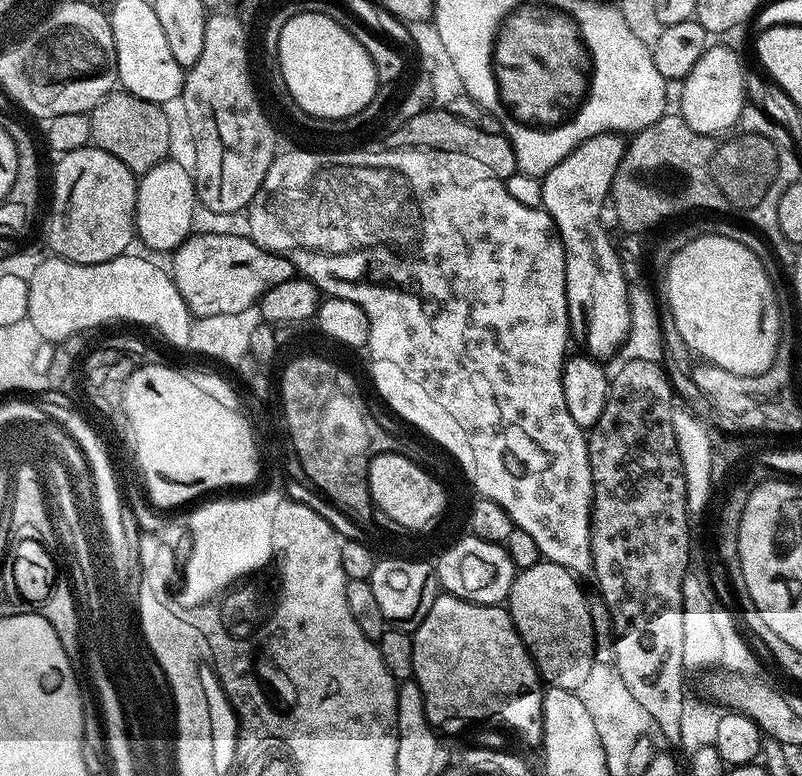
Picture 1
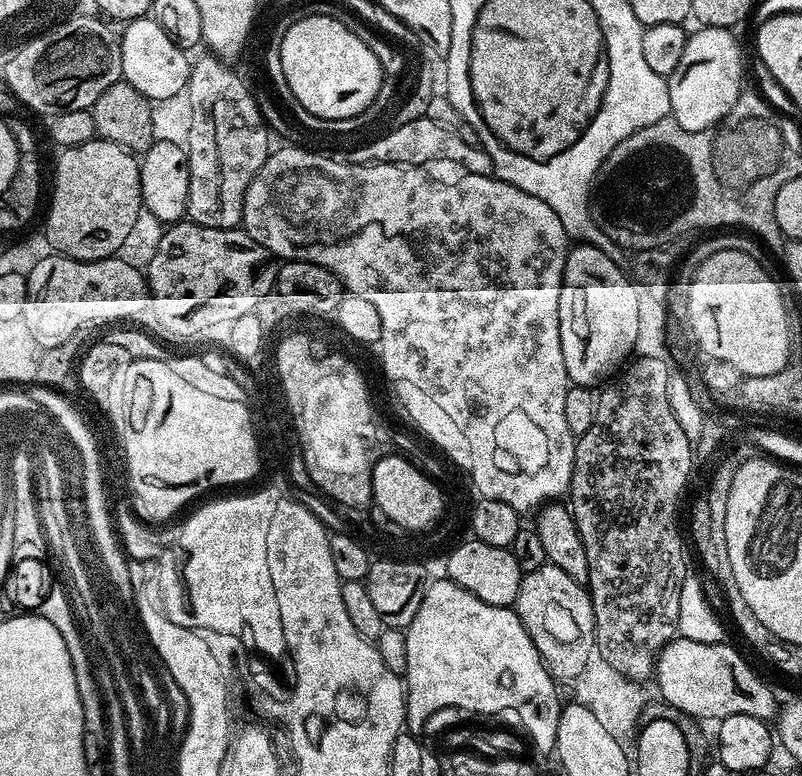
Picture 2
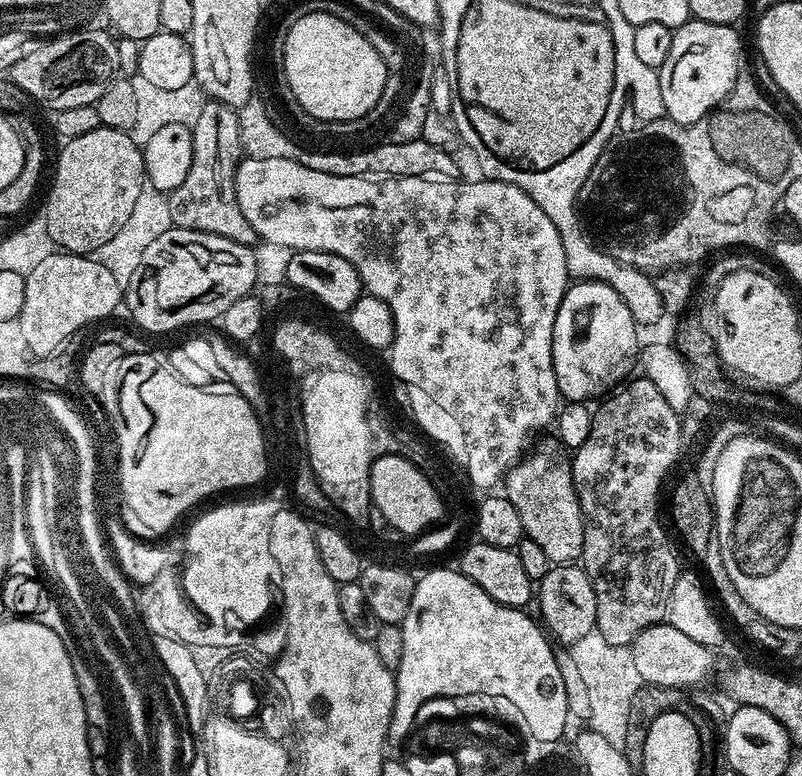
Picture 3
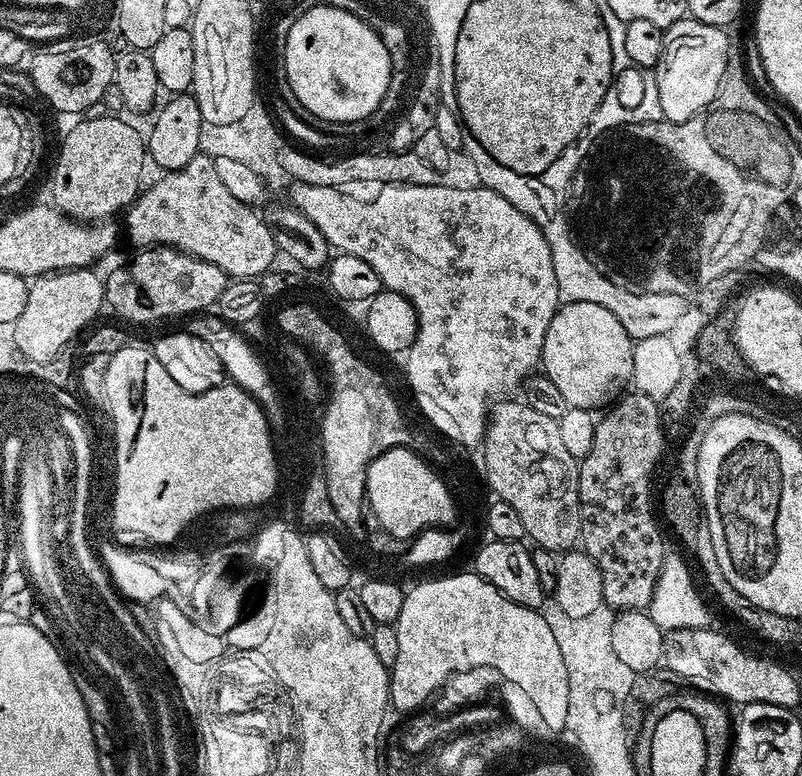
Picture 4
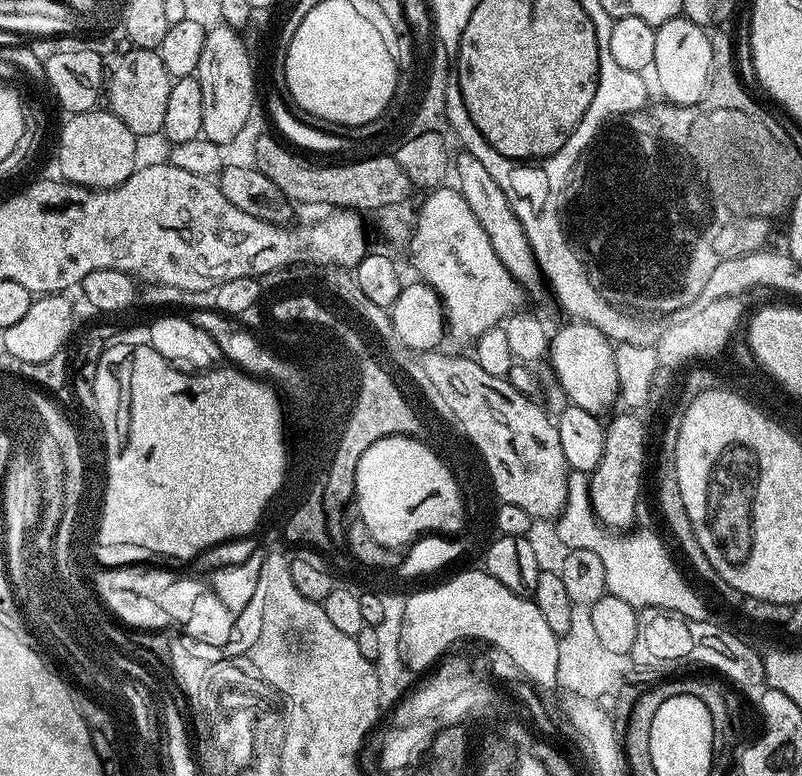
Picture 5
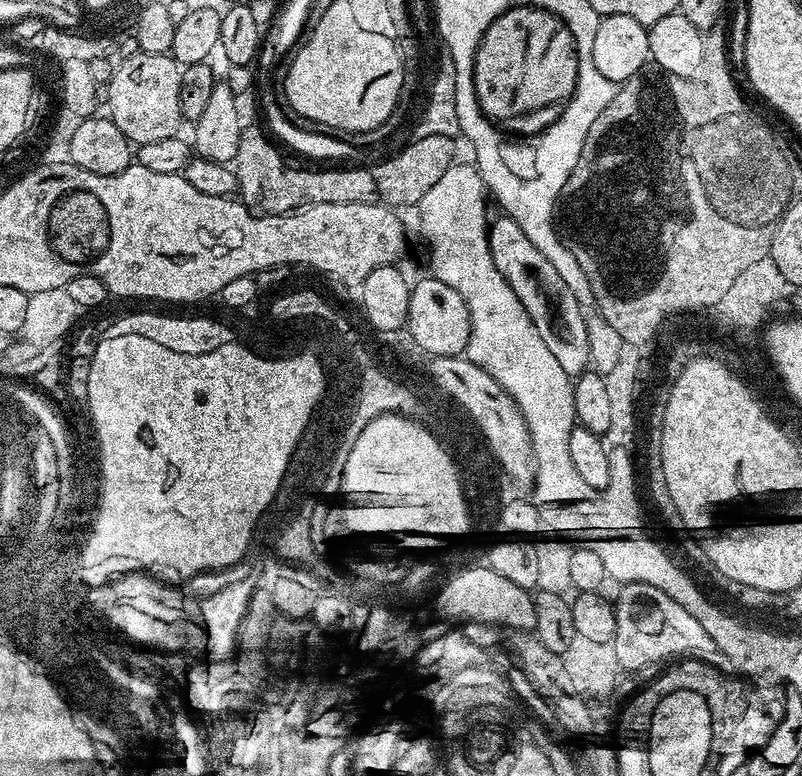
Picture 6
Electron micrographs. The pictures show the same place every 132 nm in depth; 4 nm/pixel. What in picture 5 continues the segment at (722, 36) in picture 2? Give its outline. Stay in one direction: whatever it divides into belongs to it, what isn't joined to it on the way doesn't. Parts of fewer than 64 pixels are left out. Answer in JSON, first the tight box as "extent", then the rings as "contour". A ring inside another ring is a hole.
{"extent":[652,15,712,104],"contour":[[[683,15],[676,16],[673,20],[667,20],[656,28],[654,38],[654,62],[652,63],[656,80],[660,83],[660,92],[665,101],[670,104],[697,104],[704,99],[708,91],[712,74],[712,42],[709,33],[699,28],[694,22],[684,19]]]}

